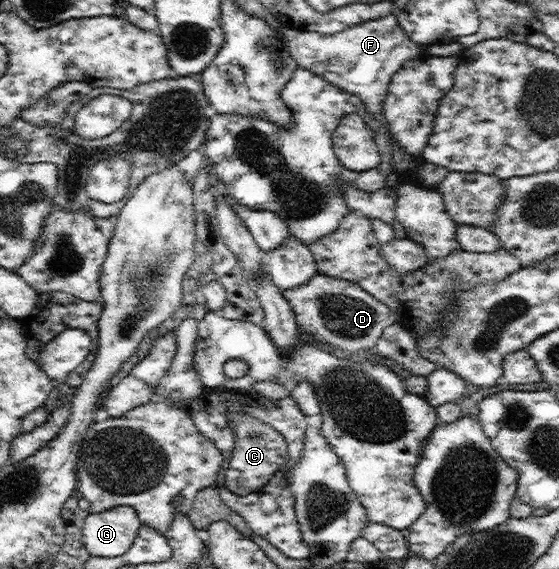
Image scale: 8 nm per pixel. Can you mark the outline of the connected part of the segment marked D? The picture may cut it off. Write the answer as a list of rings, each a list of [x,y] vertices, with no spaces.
[[[316,273],[295,289],[283,289],[282,296],[293,308],[299,328],[315,341],[329,343],[347,353],[358,349],[373,350],[383,330],[396,322],[392,308],[367,293],[358,284],[328,275]]]

